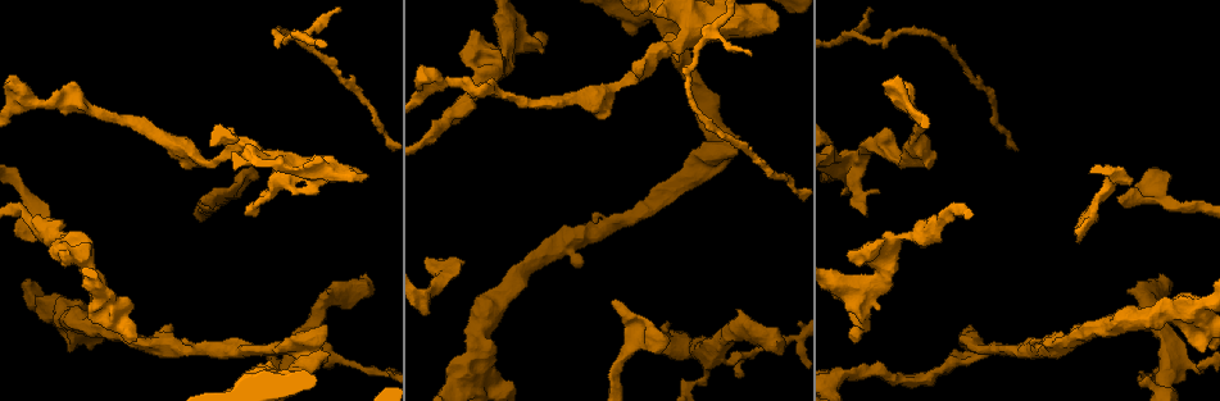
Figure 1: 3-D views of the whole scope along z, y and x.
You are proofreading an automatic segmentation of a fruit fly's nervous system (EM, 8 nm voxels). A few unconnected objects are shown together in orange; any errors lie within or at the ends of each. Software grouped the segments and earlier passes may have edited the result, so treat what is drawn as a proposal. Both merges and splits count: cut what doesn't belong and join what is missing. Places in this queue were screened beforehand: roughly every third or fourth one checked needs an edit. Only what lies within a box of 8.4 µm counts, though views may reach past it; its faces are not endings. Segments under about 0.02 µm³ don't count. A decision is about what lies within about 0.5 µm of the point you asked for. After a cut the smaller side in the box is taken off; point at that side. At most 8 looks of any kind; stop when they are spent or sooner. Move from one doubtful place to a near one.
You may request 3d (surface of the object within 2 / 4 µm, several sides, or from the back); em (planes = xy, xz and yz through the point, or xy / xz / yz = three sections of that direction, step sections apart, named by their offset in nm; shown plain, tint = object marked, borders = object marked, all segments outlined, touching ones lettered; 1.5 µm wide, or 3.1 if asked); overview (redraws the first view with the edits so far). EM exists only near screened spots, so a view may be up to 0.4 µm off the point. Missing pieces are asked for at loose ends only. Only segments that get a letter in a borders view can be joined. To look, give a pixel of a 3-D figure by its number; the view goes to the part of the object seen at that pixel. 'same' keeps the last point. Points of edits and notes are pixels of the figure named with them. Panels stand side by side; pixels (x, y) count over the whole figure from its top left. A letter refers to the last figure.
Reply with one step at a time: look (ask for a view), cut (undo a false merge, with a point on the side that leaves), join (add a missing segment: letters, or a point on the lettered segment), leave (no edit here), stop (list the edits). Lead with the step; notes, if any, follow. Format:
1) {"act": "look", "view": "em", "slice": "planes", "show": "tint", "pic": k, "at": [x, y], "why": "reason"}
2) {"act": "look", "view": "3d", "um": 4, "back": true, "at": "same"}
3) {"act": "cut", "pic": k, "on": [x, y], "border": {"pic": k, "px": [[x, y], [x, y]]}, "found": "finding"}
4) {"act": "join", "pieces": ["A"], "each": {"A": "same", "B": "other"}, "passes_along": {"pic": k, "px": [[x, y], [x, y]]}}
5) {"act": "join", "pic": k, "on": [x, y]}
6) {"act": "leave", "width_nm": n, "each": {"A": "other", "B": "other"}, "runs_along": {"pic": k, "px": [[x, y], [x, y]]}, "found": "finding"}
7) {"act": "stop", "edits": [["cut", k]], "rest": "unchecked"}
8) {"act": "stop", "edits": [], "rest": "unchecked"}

{"act": "look", "view": "em", "slice": "xy", "step": 8, "show": "borders", "pic": 1, "at": [540, 37], "why": "branch stops here"}

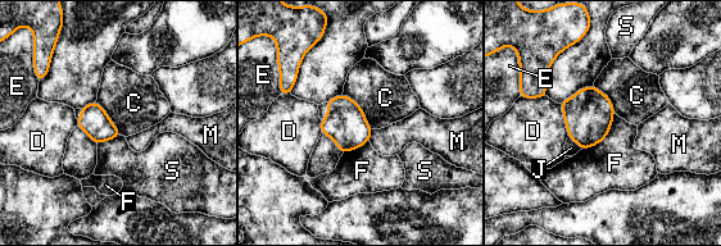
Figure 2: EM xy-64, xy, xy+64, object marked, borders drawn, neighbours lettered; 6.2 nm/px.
{"act": "leave", "width_nm": 190, "each": {"C": "other", "D": "other", "E": "other", "F": "other", "J": "other", "M": "other", "S": "other"}, "border": {"pic": 2, "px": [[343, 94], [361, 108], [372, 128]]}, "found": "no lettered segment goes on from it"}

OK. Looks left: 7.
{"act": "look", "view": "em", "slice": "planes", "show": "borders", "pic": 1, "at": [969, 351], "why": "branch point"}

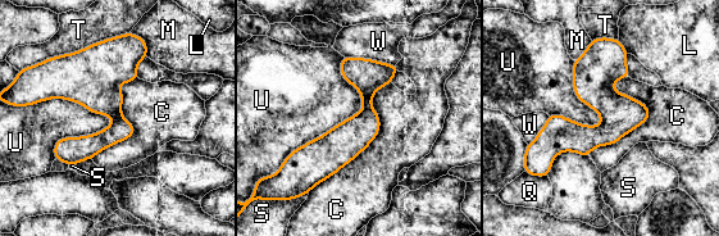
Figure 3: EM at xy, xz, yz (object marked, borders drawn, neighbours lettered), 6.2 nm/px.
{"act": "leave", "each": {"C": "other", "L": "other", "M": "other", "Q": "other", "S": "other", "T": "other", "U": "other", "W": "other"}, "runs_along": {"pic": 3, "px": [[604, 40], [605, 123], [567, 137], [547, 166]]}, "found": "continuous, no second neuron"}

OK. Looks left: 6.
{"act": "look", "view": "3d", "um": 4, "back": true, "pic": 1, "at": [669, 323], "why": "free end"}

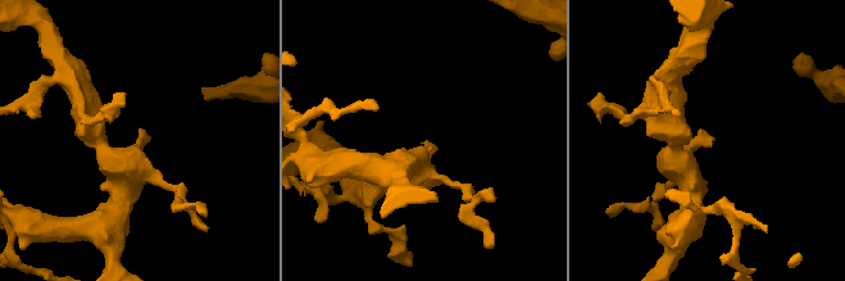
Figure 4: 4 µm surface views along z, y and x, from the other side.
{"act": "look", "view": "em", "slice": "planes", "show": "borders", "pic": 4, "at": [138, 137]}

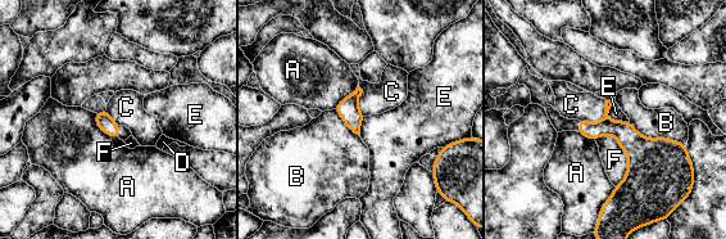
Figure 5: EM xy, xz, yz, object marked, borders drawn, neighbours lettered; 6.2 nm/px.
{"act": "leave", "longest_contact_nm": ["B", 380], "each": {"A": "other", "B": "other", "C": "other", "D": "other", "E": "other", "F": "other"}, "found": "no lettered segment goes on from it"}

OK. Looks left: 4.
{"act": "stop", "edits": [], "rest": "unchecked"}

